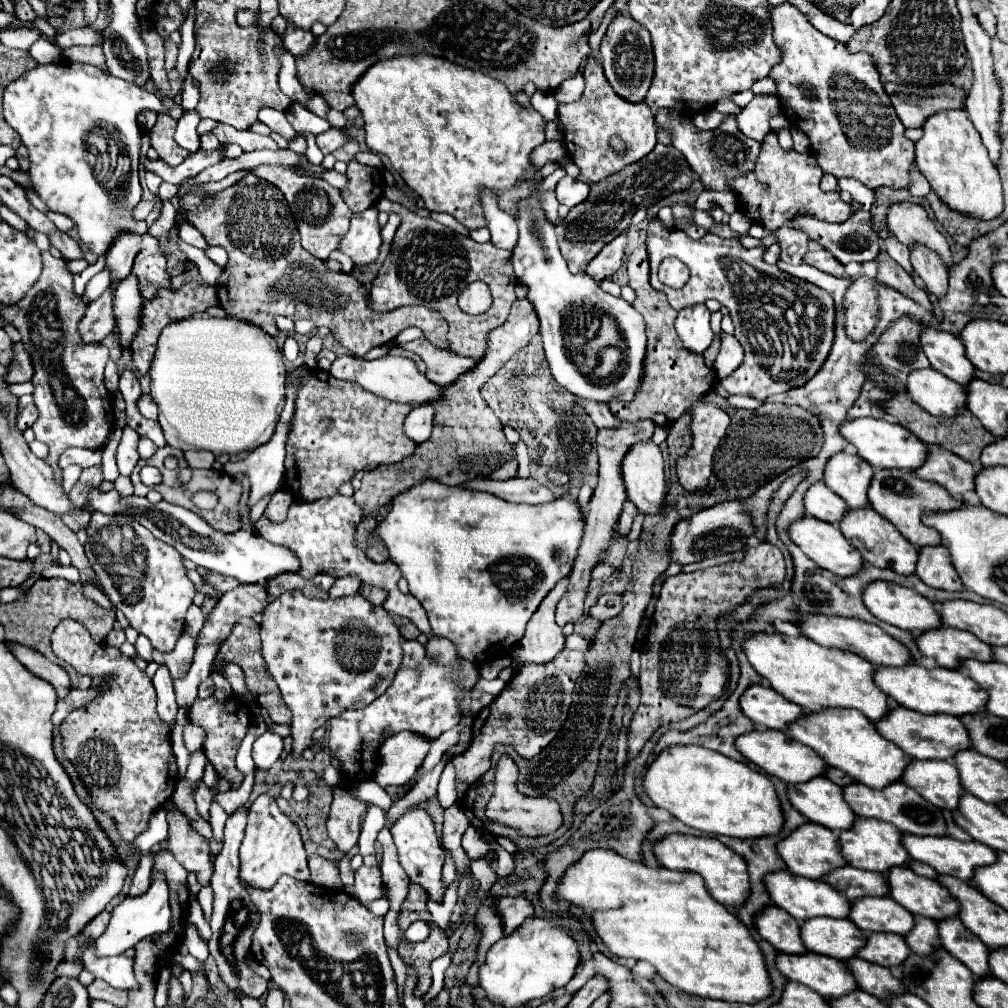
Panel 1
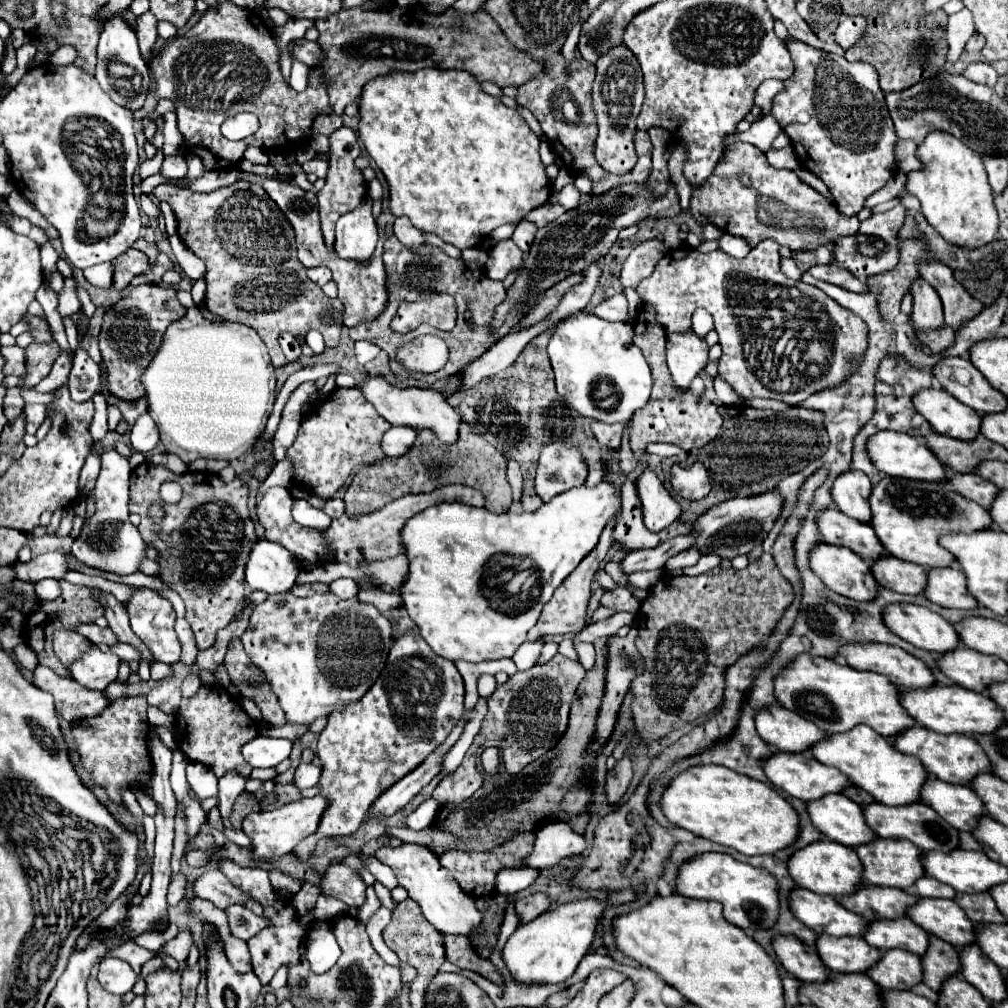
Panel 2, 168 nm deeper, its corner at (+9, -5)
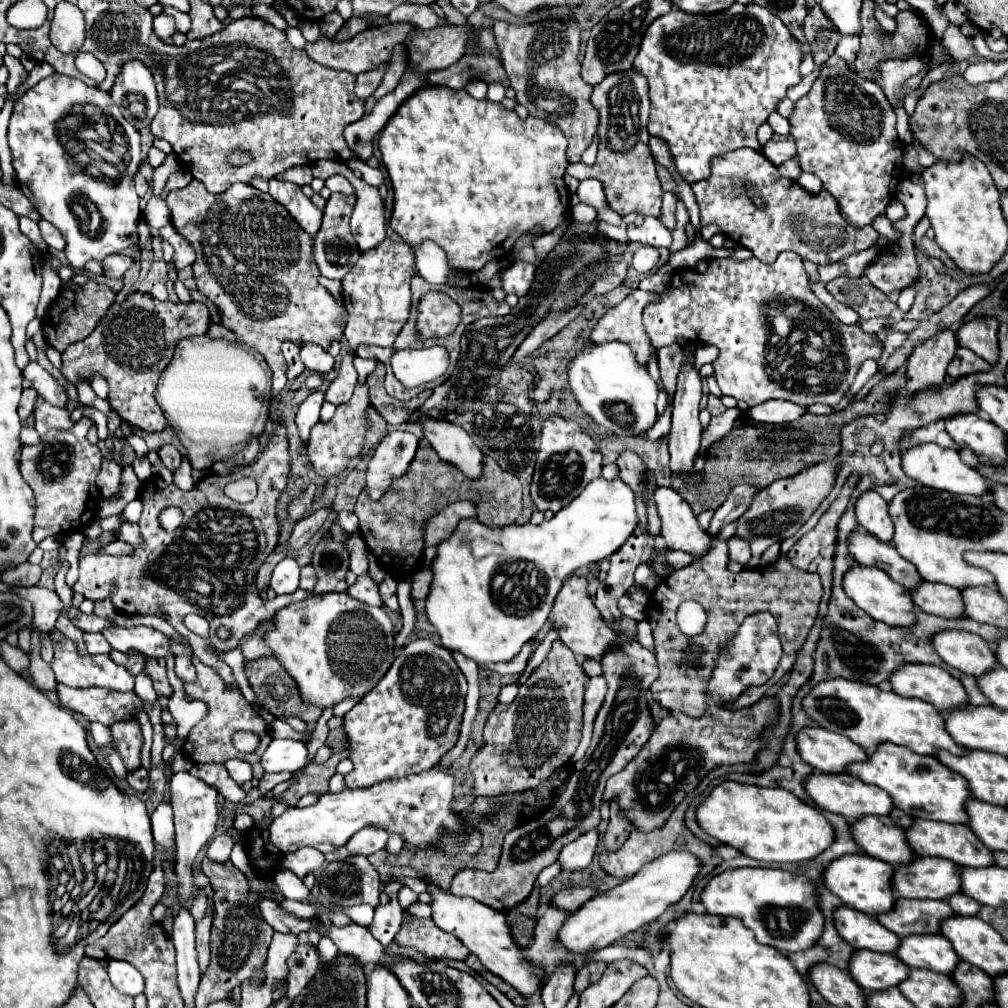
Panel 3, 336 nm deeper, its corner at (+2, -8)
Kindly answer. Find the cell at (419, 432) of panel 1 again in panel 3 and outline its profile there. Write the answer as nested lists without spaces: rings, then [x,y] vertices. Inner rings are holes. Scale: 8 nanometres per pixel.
[[[399,430],[389,432],[379,442],[375,454],[367,464],[367,476],[365,476],[365,490],[371,496],[371,500],[379,500],[389,490],[391,482],[397,476],[405,474],[417,452],[417,446],[419,446],[417,436]]]

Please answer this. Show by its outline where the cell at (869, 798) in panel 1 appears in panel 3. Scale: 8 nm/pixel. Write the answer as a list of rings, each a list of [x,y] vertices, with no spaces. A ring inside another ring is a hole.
[[[915,820],[915,826],[907,830],[907,840],[917,856],[939,856],[955,862],[957,866],[993,866],[993,852],[971,832],[969,826],[961,824],[941,824],[933,820]]]

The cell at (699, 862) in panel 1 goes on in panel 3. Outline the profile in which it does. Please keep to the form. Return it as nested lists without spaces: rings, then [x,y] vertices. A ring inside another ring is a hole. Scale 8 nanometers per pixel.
[[[737,868],[737,870],[727,870],[727,872],[715,876],[703,890],[701,900],[709,914],[739,918],[745,922],[745,926],[749,926],[755,932],[755,938],[761,944],[773,946],[773,948],[789,954],[789,952],[801,952],[801,950],[813,948],[823,934],[825,916],[819,908],[817,896],[819,896],[817,886],[803,874],[795,874],[795,872],[787,872],[787,870],[779,870],[779,868]]]

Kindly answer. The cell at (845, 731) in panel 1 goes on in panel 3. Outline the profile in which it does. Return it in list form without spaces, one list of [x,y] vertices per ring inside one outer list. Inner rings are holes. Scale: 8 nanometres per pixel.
[[[881,744],[875,754],[869,756],[865,764],[851,764],[849,774],[855,774],[867,784],[875,784],[893,796],[897,808],[915,818],[939,820],[947,824],[969,824],[969,816],[965,812],[967,800],[973,798],[969,782],[941,764],[931,756],[913,756],[907,748],[895,744]]]

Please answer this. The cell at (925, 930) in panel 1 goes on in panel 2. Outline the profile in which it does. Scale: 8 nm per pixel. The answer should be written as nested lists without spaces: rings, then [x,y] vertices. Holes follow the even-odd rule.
[[[928,935],[928,949],[920,957],[922,961],[922,981],[938,991],[938,985],[942,983],[942,977],[946,973],[958,973],[958,951],[950,943]]]

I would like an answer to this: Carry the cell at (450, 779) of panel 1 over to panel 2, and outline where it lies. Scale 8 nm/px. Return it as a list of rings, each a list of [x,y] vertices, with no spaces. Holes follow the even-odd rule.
[[[426,799],[414,813],[410,813],[406,817],[406,825],[410,829],[422,829],[426,825],[432,825],[436,821],[436,815],[438,815],[438,809],[440,809],[440,803],[436,799]]]

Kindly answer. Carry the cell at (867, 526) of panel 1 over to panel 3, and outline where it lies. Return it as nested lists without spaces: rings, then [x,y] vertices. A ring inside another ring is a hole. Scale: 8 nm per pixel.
[[[923,582],[917,590],[911,592],[911,596],[917,608],[921,608],[927,614],[935,614],[947,620],[959,620],[965,616],[965,604],[961,598],[961,590],[957,588]]]

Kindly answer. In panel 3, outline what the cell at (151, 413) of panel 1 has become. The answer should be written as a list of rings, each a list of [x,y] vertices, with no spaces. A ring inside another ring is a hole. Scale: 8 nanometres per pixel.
[[[165,444],[165,446],[159,450],[159,458],[161,458],[161,462],[163,462],[163,466],[165,466],[167,470],[175,472],[175,470],[181,466],[183,454],[181,454],[181,452],[179,452],[175,446]]]

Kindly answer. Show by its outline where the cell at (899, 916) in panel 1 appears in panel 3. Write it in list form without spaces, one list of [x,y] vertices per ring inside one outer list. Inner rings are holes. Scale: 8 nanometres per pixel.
[[[923,934],[923,936],[907,936],[901,940],[901,948],[897,956],[909,968],[925,968],[937,974],[951,974],[957,964],[959,956],[953,952],[949,940],[941,934]]]

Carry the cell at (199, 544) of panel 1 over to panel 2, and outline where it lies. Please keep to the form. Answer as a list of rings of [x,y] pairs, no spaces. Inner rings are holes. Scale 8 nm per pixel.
[[[260,539],[252,545],[244,573],[248,591],[284,593],[296,583],[300,567],[286,547]]]

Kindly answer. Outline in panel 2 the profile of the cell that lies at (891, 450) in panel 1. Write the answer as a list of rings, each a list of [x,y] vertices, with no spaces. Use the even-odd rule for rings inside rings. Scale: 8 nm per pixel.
[[[878,431],[868,437],[866,451],[870,455],[870,461],[876,465],[878,471],[892,475],[892,477],[904,477],[904,479],[930,479],[930,481],[946,481],[948,471],[940,461],[930,453],[926,443],[920,435],[908,435],[898,431]]]

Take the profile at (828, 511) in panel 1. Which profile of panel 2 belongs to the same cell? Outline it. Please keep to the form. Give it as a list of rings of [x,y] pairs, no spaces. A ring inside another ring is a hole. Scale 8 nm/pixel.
[[[834,507],[818,511],[816,527],[822,541],[846,545],[866,561],[870,561],[870,557],[878,557],[878,553],[882,553],[884,549],[870,523],[856,521]]]

